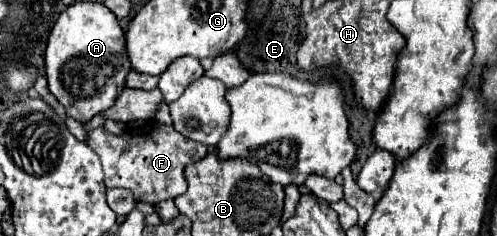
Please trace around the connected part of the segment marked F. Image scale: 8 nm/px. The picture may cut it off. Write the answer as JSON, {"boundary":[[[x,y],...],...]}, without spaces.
{"boundary":[[[157,120],[145,122],[143,126],[135,128],[135,130],[125,130],[123,134],[115,136],[111,132],[107,132],[105,128],[95,128],[89,130],[89,138],[87,144],[91,144],[91,148],[95,150],[95,154],[99,156],[101,164],[103,164],[103,182],[107,188],[129,188],[135,194],[135,202],[147,202],[147,204],[157,204],[163,202],[167,198],[177,198],[187,190],[187,180],[185,180],[185,166],[191,162],[197,162],[199,158],[203,158],[209,150],[207,146],[199,144],[199,142],[191,142],[189,138],[185,138],[183,134],[179,134],[173,126],[161,124]]]}

